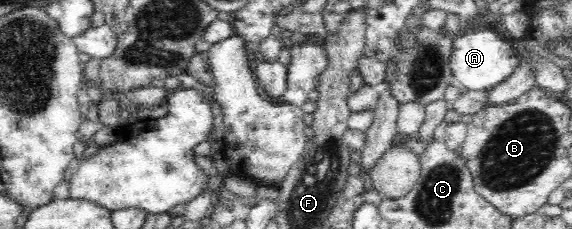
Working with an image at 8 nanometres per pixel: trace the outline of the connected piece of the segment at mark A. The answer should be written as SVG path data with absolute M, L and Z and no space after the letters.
M483 24L470 27L459 35L453 43L451 70L457 85L464 85L468 91L490 91L520 65L521 57L513 40L501 38L498 33L486 28Z

